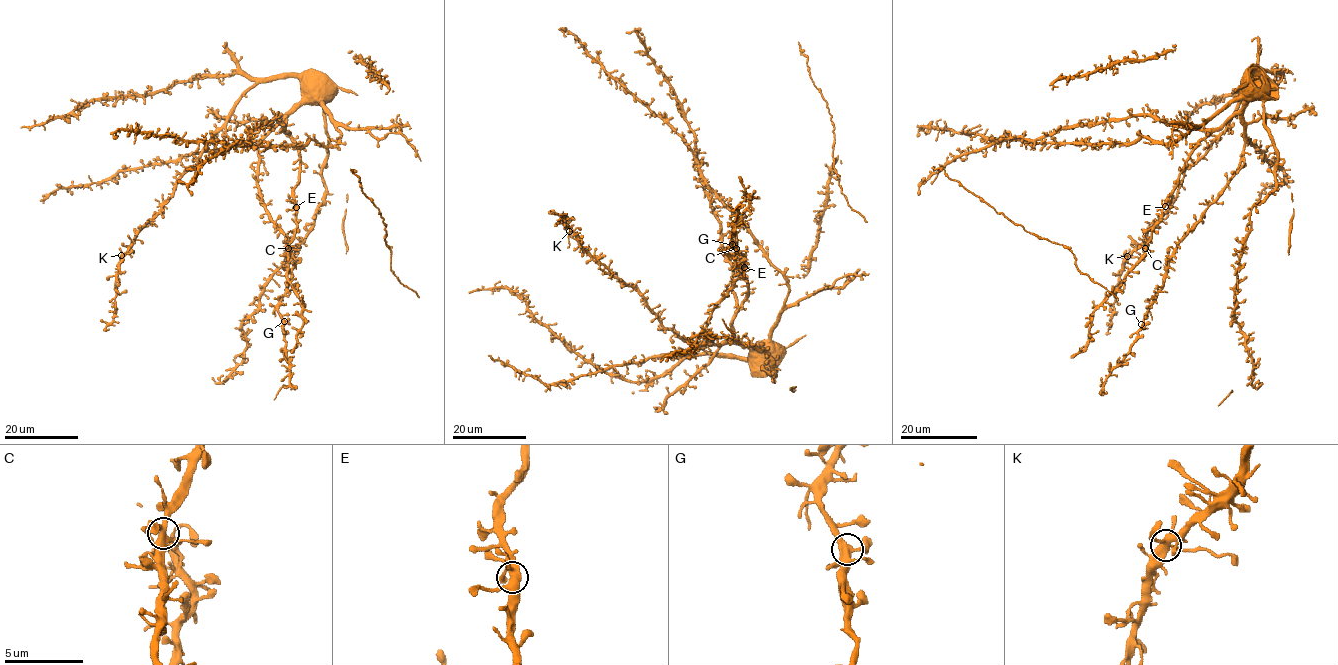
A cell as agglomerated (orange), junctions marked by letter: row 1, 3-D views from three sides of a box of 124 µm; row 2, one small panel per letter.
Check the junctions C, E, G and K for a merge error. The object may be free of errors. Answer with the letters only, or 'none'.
K

